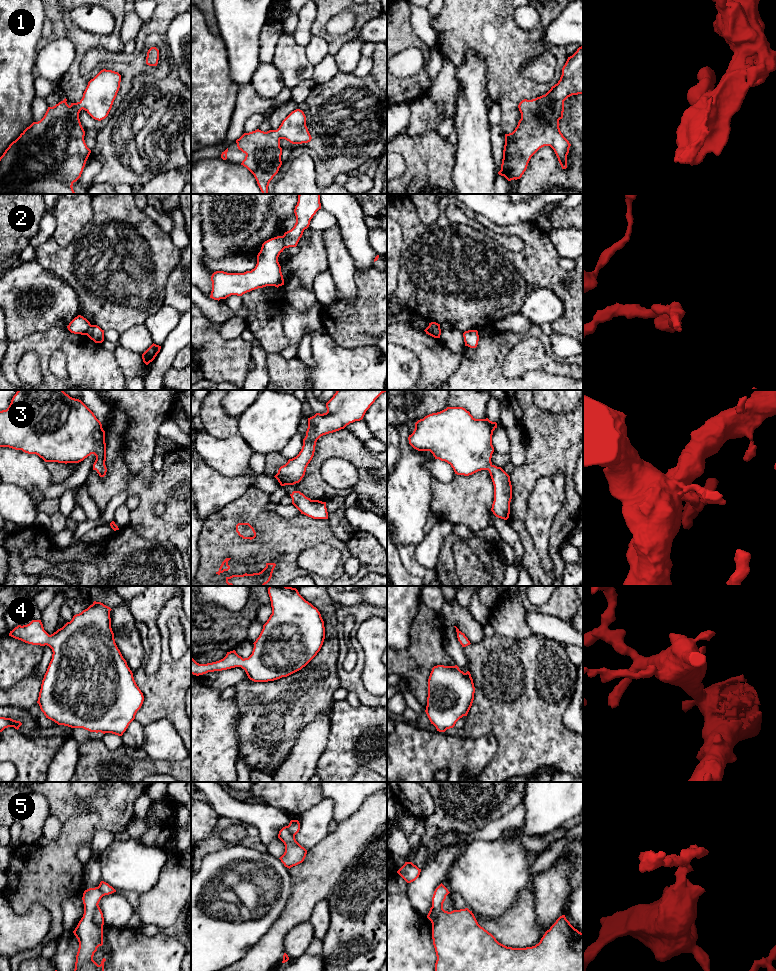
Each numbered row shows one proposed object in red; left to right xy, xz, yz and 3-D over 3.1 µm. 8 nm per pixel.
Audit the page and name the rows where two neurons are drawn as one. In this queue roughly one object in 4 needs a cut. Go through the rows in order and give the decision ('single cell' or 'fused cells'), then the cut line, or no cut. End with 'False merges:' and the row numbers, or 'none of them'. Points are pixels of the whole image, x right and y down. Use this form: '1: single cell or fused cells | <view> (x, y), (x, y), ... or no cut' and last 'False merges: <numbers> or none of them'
1: single cell | no cut
2: fused cells | xz (283, 235), (285, 247)
3: single cell | no cut
4: single cell | no cut
5: fused cells | xy (97, 904), (94, 910), (94, 921), (102, 925)
False merges: 2, 5

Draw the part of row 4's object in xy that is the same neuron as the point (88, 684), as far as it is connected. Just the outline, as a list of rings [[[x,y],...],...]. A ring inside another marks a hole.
[[[94,601],[51,635],[44,630],[41,620],[18,625],[9,633],[25,643],[47,645],[52,649],[52,659],[42,680],[37,703],[46,718],[58,725],[122,736],[143,704],[143,693],[115,643],[111,610]]]

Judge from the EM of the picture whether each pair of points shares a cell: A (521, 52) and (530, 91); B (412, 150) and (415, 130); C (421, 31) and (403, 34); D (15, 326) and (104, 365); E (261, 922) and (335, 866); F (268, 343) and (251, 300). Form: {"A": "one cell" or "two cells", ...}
{"A": "one cell", "B": "two cells", "C": "two cells", "D": "two cells", "E": "two cells", "F": "one cell"}

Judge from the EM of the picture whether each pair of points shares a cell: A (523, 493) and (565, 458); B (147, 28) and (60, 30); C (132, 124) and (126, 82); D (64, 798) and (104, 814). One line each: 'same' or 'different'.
A: same
B: different
C: different
D: different

